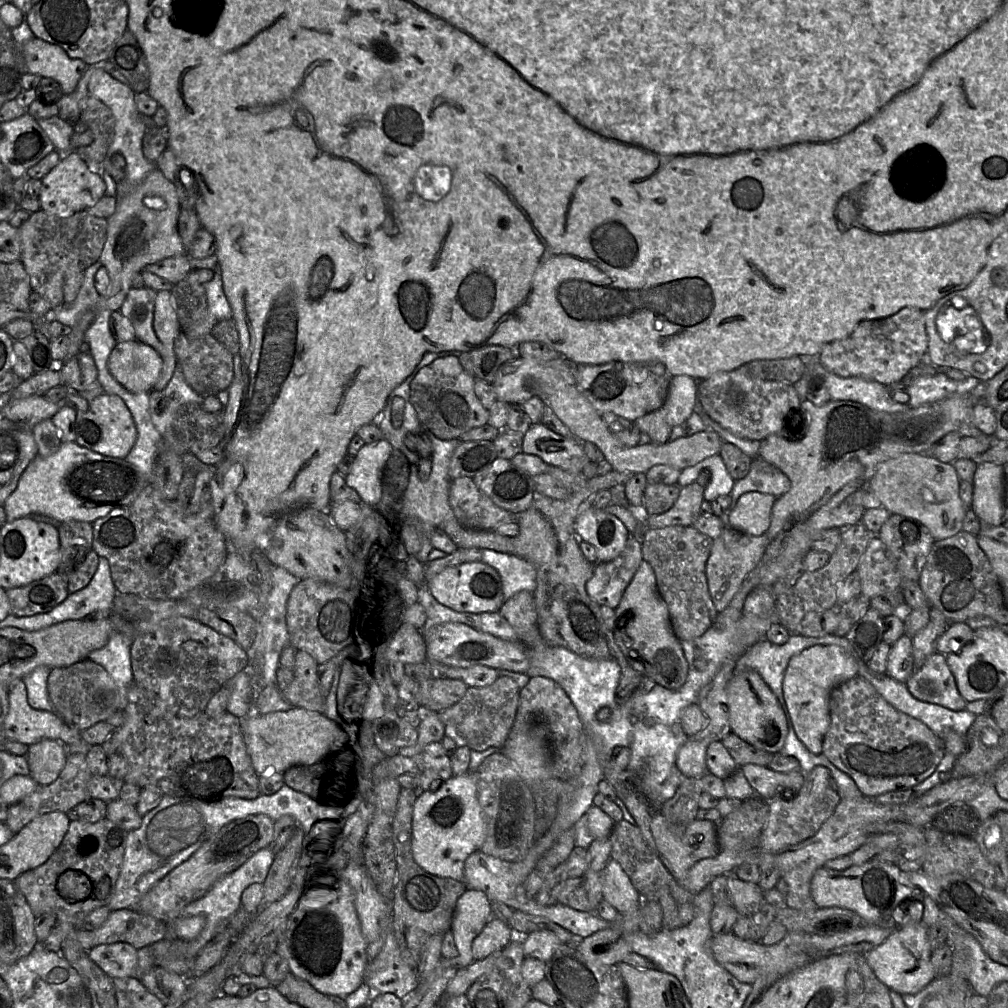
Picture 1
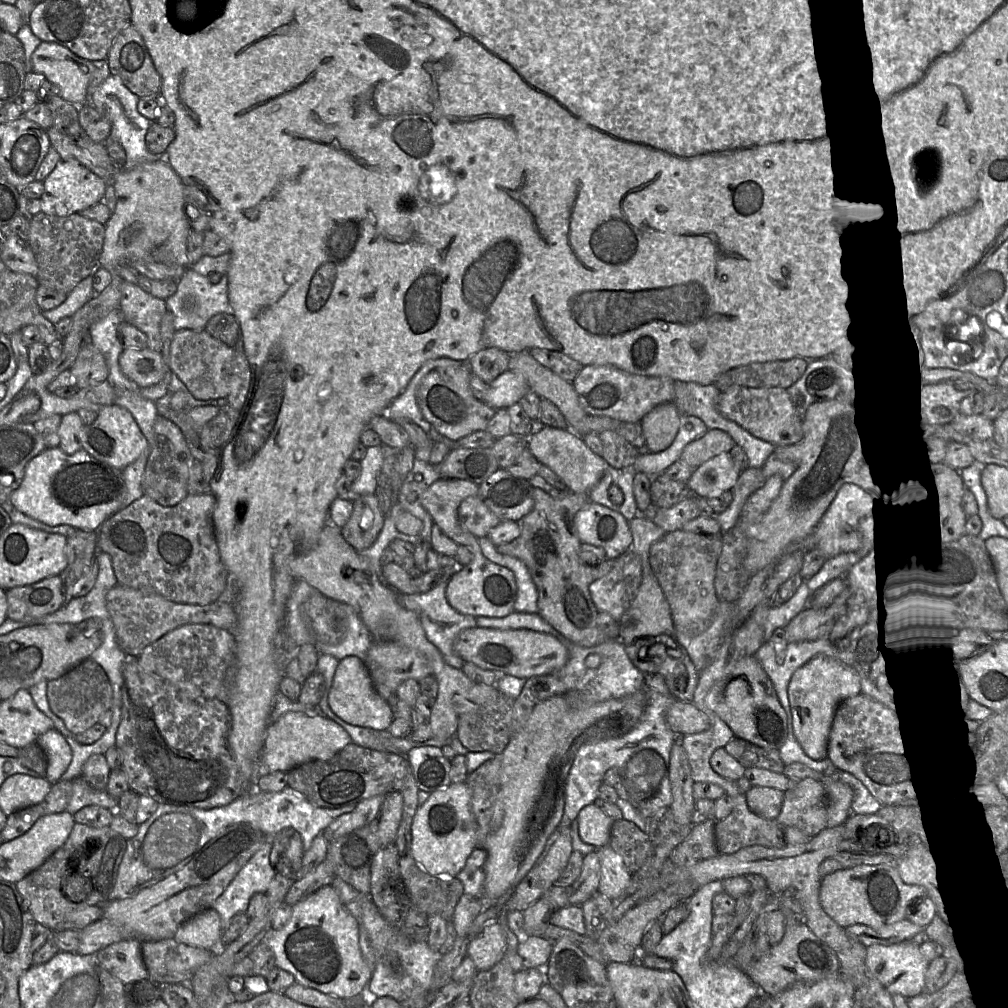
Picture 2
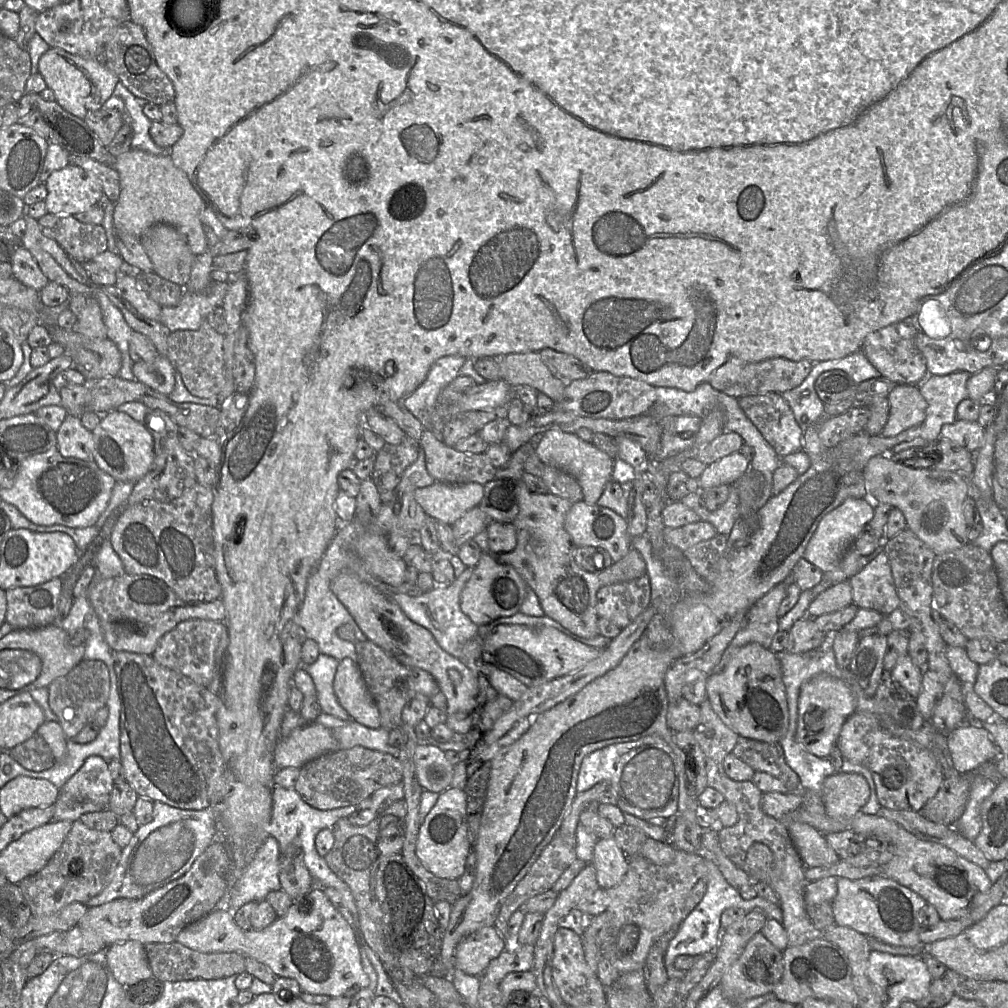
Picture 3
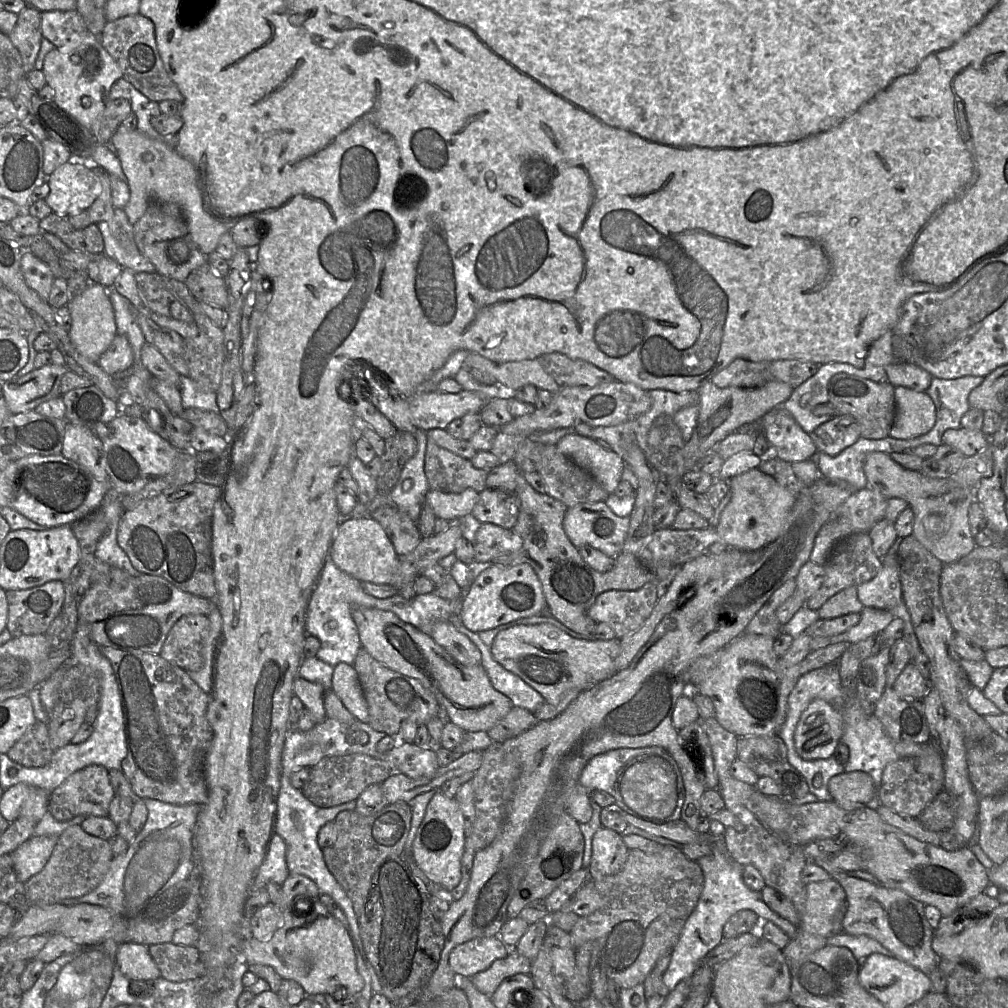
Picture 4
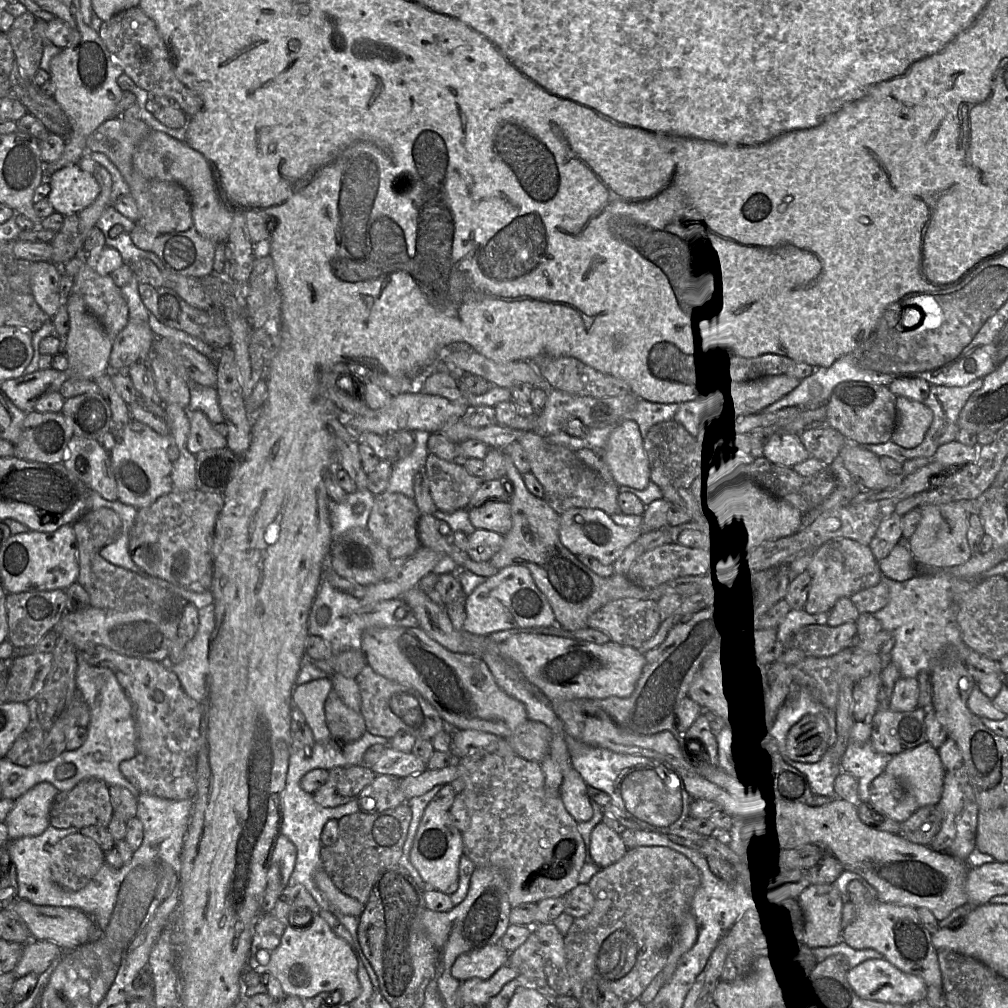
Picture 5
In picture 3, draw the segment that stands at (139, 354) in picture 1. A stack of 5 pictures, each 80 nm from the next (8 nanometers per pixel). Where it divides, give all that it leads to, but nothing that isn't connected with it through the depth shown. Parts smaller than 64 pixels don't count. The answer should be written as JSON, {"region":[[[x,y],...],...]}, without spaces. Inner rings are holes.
{"region":[[[159,355],[153,361],[137,361],[133,364],[135,379],[151,389],[169,395],[175,387],[175,368],[166,357]]]}

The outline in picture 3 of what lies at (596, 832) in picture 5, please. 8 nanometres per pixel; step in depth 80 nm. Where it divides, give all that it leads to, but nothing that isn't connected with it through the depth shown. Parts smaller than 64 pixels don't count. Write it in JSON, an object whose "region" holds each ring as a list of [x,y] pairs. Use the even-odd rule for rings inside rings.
{"region":[[[613,836],[596,841],[591,863],[596,869],[599,886],[604,890],[617,886],[624,879],[628,871],[628,858],[618,846]]]}

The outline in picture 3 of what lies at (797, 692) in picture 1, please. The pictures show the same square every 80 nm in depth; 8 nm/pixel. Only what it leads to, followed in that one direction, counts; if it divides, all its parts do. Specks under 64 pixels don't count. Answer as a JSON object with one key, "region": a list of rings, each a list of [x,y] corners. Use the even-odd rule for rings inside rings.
{"region":[[[820,674],[801,687],[798,700],[798,717],[795,740],[806,752],[828,758],[836,747],[841,728],[856,710],[856,698],[846,683],[838,678]]]}

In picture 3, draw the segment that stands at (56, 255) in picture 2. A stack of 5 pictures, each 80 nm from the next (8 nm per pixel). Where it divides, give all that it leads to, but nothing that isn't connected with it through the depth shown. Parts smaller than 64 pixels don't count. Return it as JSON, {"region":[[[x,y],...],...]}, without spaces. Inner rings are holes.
{"region":[[[47,213],[37,220],[42,233],[55,240],[77,261],[84,262],[108,250],[104,227],[78,221],[73,215]]]}

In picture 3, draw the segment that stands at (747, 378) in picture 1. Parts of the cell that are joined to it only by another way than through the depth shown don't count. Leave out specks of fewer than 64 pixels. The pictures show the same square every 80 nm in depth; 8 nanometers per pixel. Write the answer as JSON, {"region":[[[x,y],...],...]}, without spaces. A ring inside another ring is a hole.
{"region":[[[781,393],[742,396],[738,404],[780,458],[802,449],[804,430]]]}

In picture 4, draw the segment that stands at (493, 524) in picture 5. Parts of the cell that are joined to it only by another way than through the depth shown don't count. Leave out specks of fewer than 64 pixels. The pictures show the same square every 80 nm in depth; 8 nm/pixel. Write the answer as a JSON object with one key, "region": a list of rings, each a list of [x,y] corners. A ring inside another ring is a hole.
{"region":[[[484,488],[472,514],[480,523],[492,523],[512,529],[519,514],[519,500],[514,492],[500,488]]]}

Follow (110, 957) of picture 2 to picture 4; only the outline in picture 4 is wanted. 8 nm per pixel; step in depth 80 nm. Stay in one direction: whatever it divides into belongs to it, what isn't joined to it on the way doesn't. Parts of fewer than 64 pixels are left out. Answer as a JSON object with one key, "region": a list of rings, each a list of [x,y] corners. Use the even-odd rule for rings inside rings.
{"region":[[[135,942],[119,944],[117,964],[130,980],[151,980],[160,976],[160,971],[149,954],[148,947]]]}

